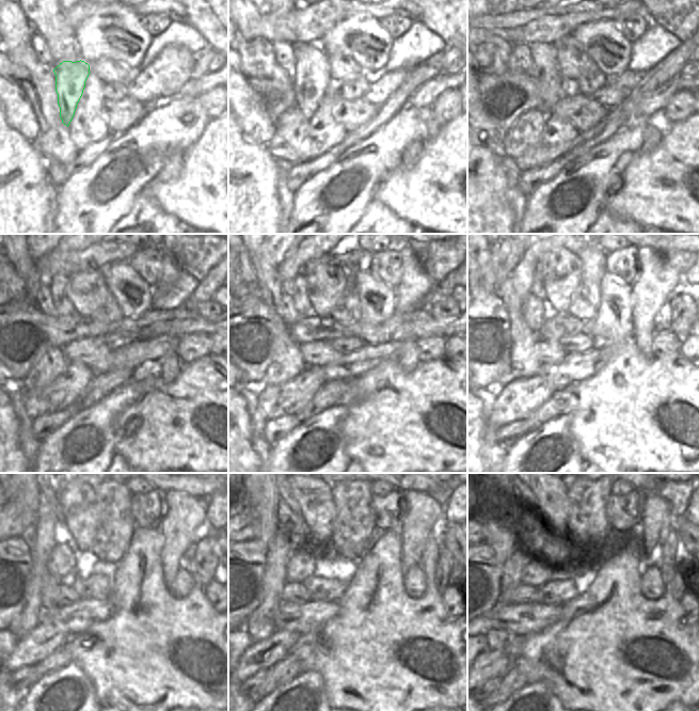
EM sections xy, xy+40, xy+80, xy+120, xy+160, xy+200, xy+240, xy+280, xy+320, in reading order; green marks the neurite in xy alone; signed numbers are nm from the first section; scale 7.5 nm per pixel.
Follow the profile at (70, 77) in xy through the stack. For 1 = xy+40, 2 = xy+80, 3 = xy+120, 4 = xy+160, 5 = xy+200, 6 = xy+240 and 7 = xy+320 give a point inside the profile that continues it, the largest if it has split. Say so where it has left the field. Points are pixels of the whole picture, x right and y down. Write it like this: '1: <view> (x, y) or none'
1: xy+40 (311, 78)
2: xy+80 (545, 70)
3: xy+120 (59, 284)
4: xy+160 (298, 287)
5: xy+200 (538, 287)
6: xy+240 (48, 494)
7: xy+320 (525, 494)

